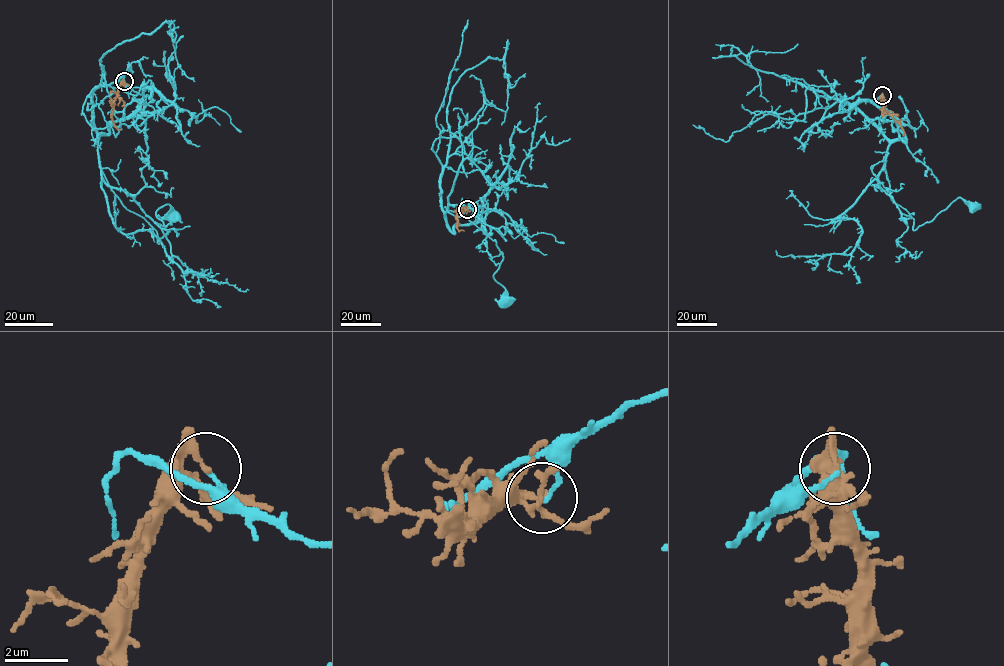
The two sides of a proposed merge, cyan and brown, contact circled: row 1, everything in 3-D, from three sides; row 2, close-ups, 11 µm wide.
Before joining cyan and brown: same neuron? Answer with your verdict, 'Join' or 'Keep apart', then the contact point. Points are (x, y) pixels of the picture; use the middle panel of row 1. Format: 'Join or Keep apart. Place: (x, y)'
Keep apart. Place: (467, 209)

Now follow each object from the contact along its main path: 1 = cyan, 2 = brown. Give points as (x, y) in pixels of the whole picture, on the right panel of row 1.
1: (882, 96), (872, 102), (906, 139), (886, 154), (890, 198), (913, 229), (958, 197), (972, 207)
2: (882, 95), (883, 108), (900, 127), (903, 136)

